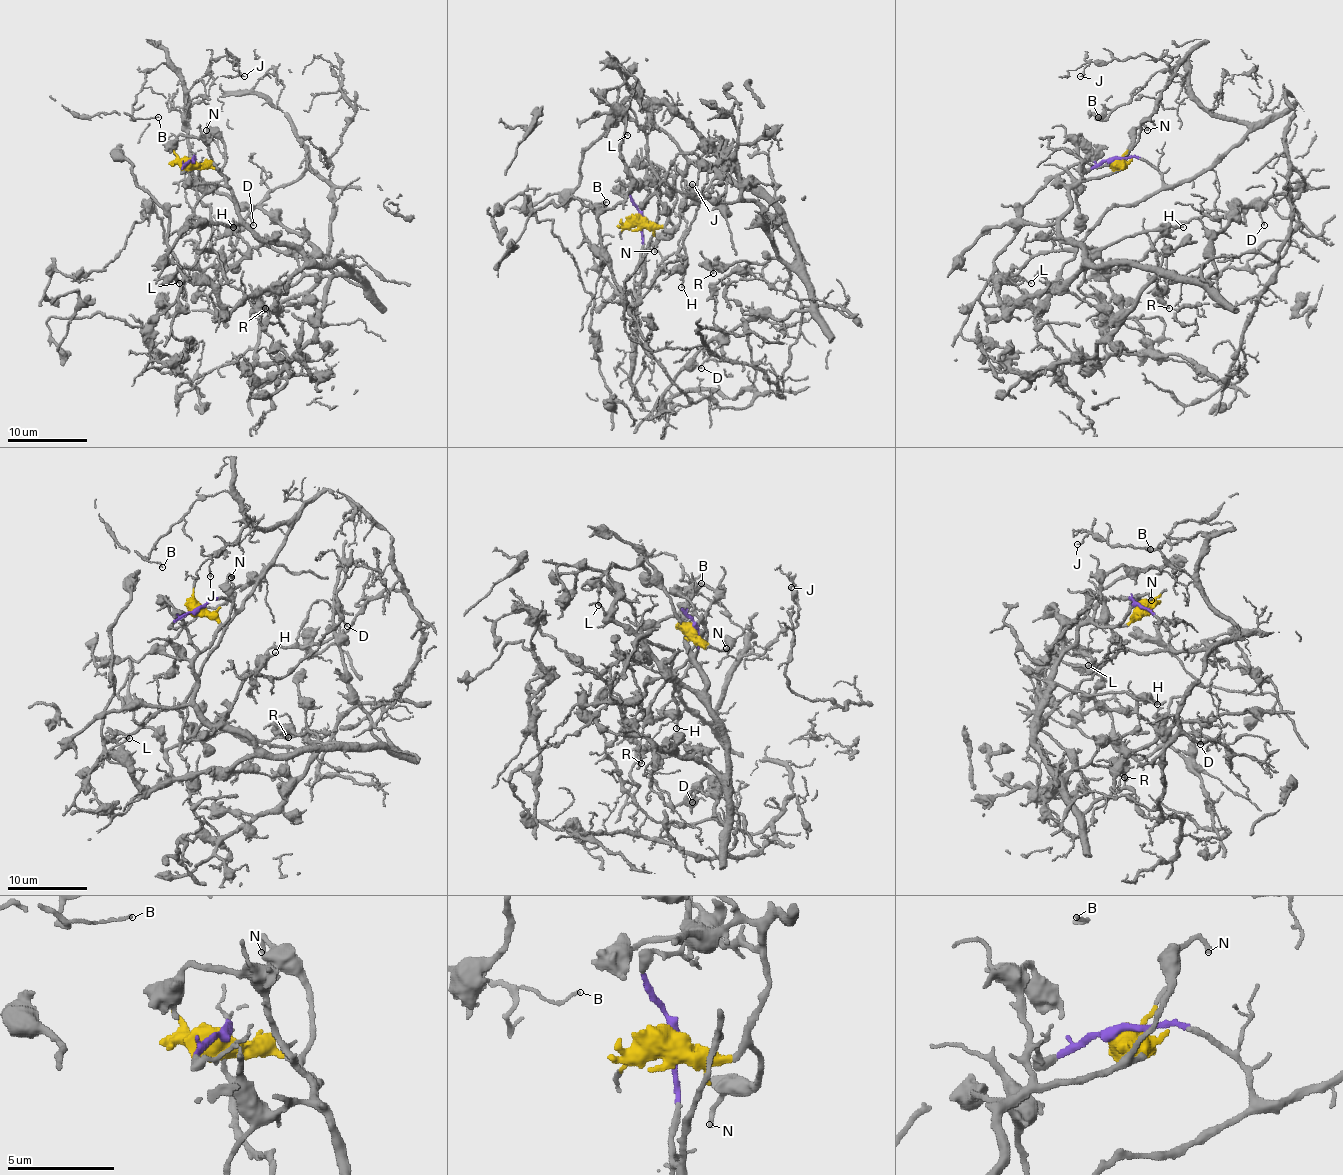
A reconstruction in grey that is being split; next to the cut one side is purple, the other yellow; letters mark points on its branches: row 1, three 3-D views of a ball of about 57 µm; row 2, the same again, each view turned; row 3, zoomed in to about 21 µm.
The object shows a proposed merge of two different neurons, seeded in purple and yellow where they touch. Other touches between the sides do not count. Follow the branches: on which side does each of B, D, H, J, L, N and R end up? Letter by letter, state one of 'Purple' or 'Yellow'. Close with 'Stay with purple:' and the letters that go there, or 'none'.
B: Purple
D: Yellow
H: Yellow
J: Purple
L: Purple
N: Yellow
R: Yellow
Stay with purple: B, J, L

